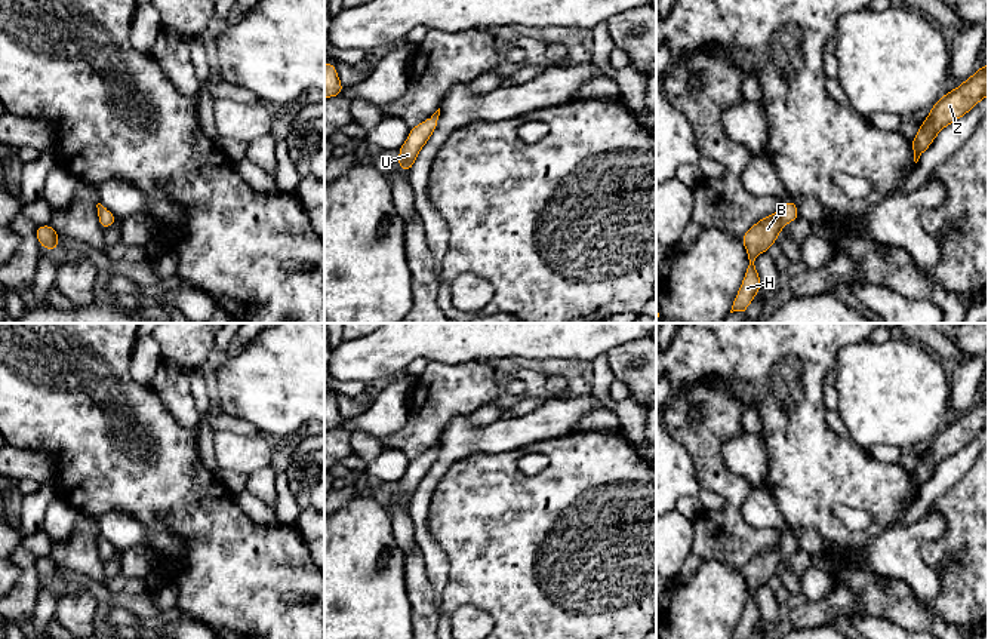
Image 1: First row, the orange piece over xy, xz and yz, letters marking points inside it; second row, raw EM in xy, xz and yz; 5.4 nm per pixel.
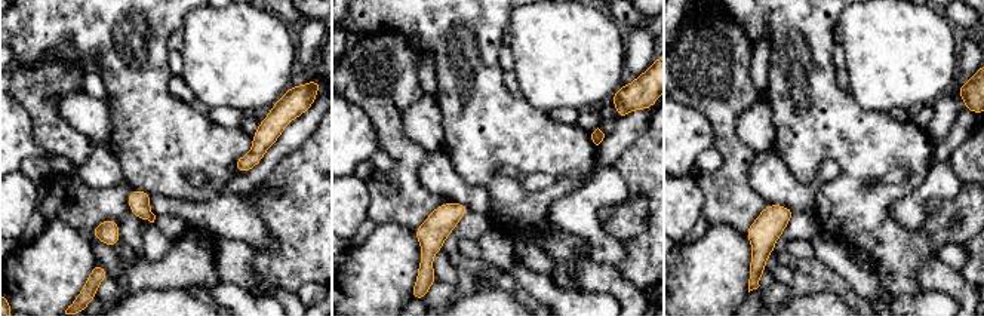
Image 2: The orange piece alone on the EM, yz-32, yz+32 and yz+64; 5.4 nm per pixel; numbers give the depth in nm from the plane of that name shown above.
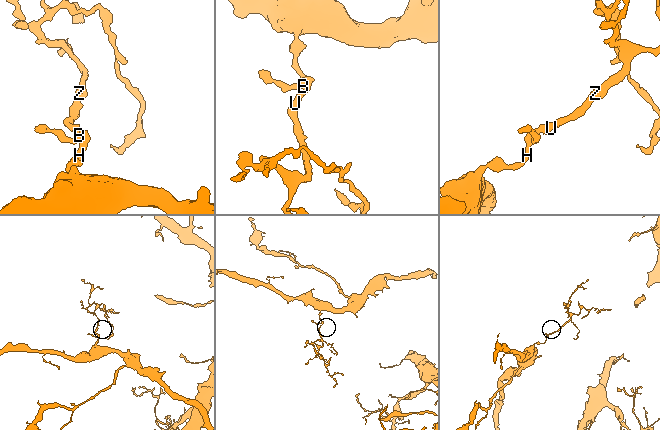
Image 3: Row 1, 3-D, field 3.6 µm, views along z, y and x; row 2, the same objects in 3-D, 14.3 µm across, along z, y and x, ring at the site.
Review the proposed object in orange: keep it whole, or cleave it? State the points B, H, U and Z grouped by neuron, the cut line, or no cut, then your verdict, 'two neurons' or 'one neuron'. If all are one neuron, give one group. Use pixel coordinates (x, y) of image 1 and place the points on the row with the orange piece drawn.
B H U Z | no cut | one neuron

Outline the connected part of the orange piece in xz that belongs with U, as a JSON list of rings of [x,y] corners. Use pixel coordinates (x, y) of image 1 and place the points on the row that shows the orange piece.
[[[440,108],[430,119],[424,120],[415,128],[410,128],[406,142],[397,150],[400,154],[397,166],[404,172],[410,172],[419,151],[434,133],[438,116]]]

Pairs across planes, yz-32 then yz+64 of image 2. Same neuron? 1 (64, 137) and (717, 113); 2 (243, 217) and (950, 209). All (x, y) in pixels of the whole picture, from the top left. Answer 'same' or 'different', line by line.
1: same
2: different

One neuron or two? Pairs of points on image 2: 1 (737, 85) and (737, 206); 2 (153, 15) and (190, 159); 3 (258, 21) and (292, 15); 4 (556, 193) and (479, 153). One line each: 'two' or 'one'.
1: one
2: one
3: two
4: one

